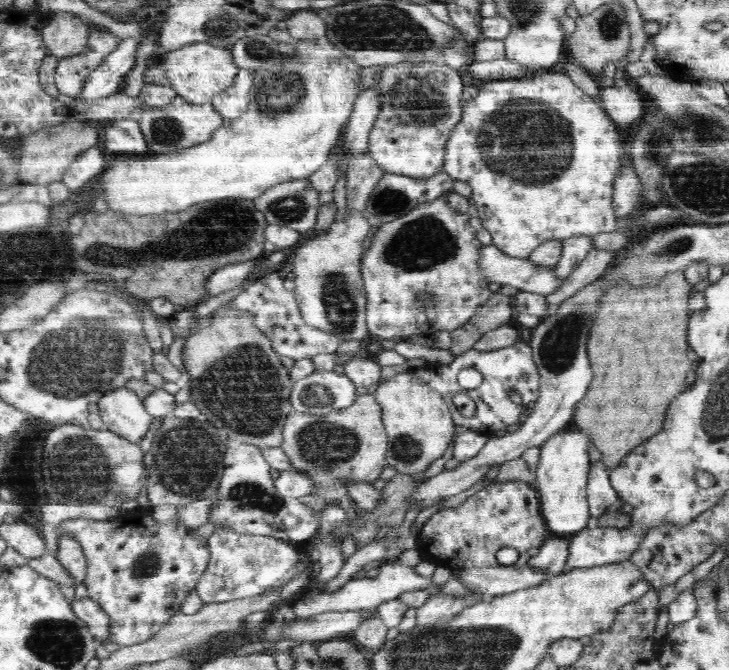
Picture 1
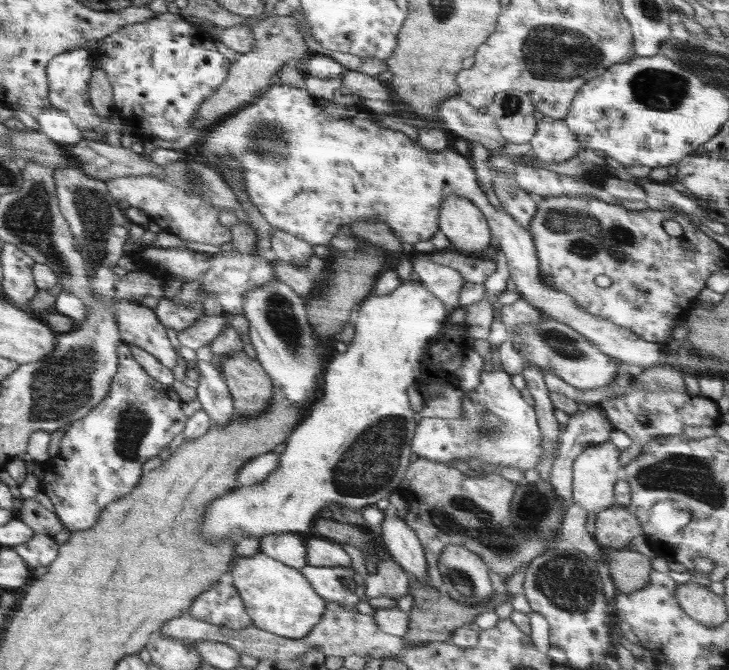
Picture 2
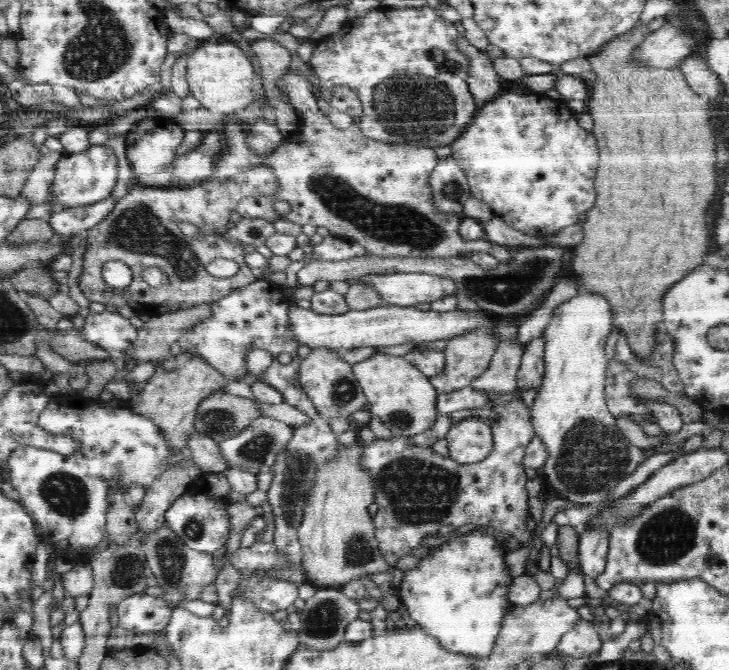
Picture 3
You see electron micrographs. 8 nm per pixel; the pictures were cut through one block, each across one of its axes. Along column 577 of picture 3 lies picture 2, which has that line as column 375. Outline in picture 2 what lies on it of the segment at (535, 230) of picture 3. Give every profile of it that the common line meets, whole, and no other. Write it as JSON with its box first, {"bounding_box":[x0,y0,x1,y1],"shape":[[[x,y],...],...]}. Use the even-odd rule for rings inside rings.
{"bounding_box":[202,83,667,370],"shape":[[[278,83],[268,87],[248,105],[212,125],[204,138],[202,156],[206,158],[208,166],[218,173],[218,166],[223,161],[237,161],[244,170],[242,186],[248,194],[248,200],[260,210],[266,222],[274,229],[301,238],[310,245],[323,244],[330,247],[330,240],[341,232],[340,228],[344,224],[350,224],[354,220],[375,220],[389,226],[410,249],[416,242],[428,240],[440,230],[439,212],[445,196],[456,194],[468,198],[483,212],[491,237],[497,242],[496,247],[504,252],[509,277],[516,284],[516,290],[522,299],[535,306],[544,316],[567,324],[591,341],[604,355],[620,364],[638,366],[642,370],[667,364],[664,344],[648,342],[627,328],[604,318],[596,318],[578,308],[568,294],[552,290],[548,286],[540,273],[540,262],[529,229],[518,224],[504,209],[496,208],[488,201],[469,156],[447,148],[443,152],[429,152],[406,134],[376,124],[376,119],[372,118],[366,108],[336,104],[331,99],[311,95],[306,89]]]}

